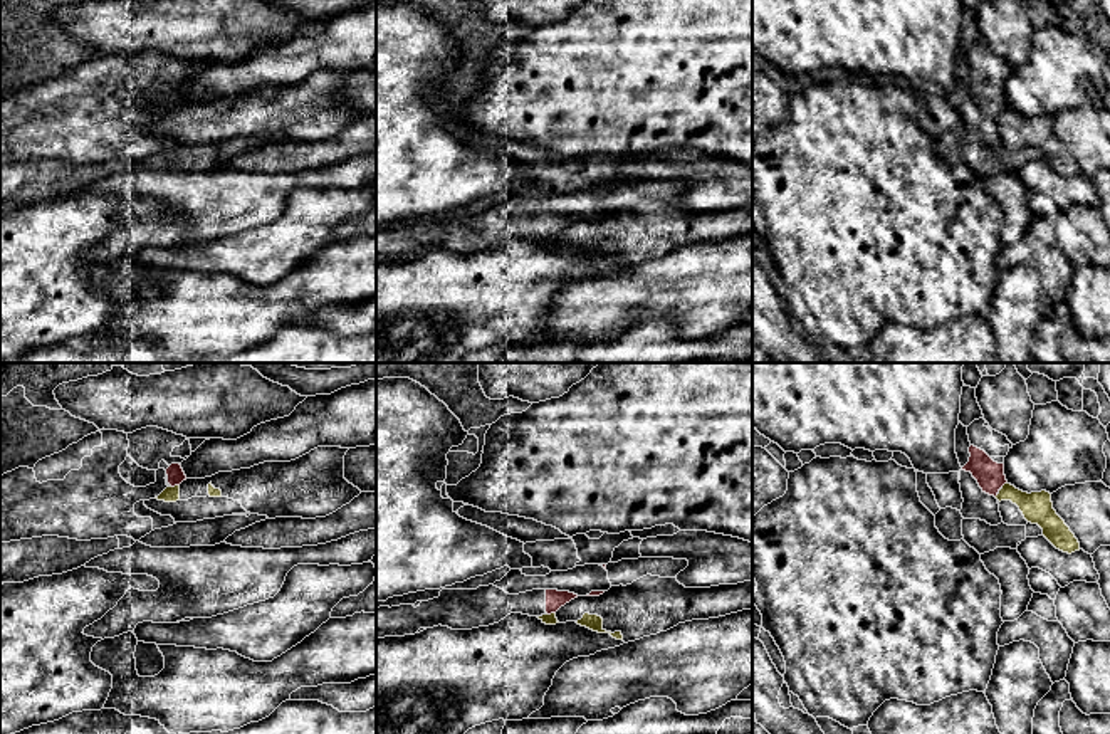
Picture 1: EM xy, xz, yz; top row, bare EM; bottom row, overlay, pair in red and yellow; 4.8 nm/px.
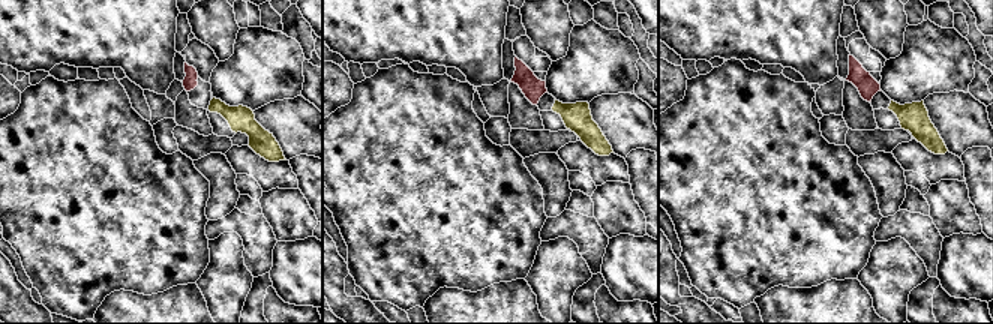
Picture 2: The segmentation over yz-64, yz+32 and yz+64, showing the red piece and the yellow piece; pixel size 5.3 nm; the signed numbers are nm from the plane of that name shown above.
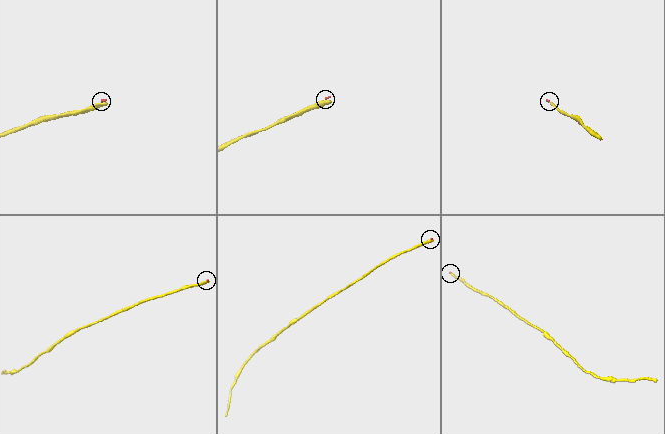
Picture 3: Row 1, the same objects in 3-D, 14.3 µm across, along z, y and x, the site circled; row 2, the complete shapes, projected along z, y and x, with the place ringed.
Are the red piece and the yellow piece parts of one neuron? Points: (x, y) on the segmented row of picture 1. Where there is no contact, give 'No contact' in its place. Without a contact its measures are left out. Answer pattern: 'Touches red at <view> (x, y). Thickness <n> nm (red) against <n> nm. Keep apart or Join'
Touches red at xy (175, 484). Thickness 80 nm (red) against 80 nm. Keep apart

